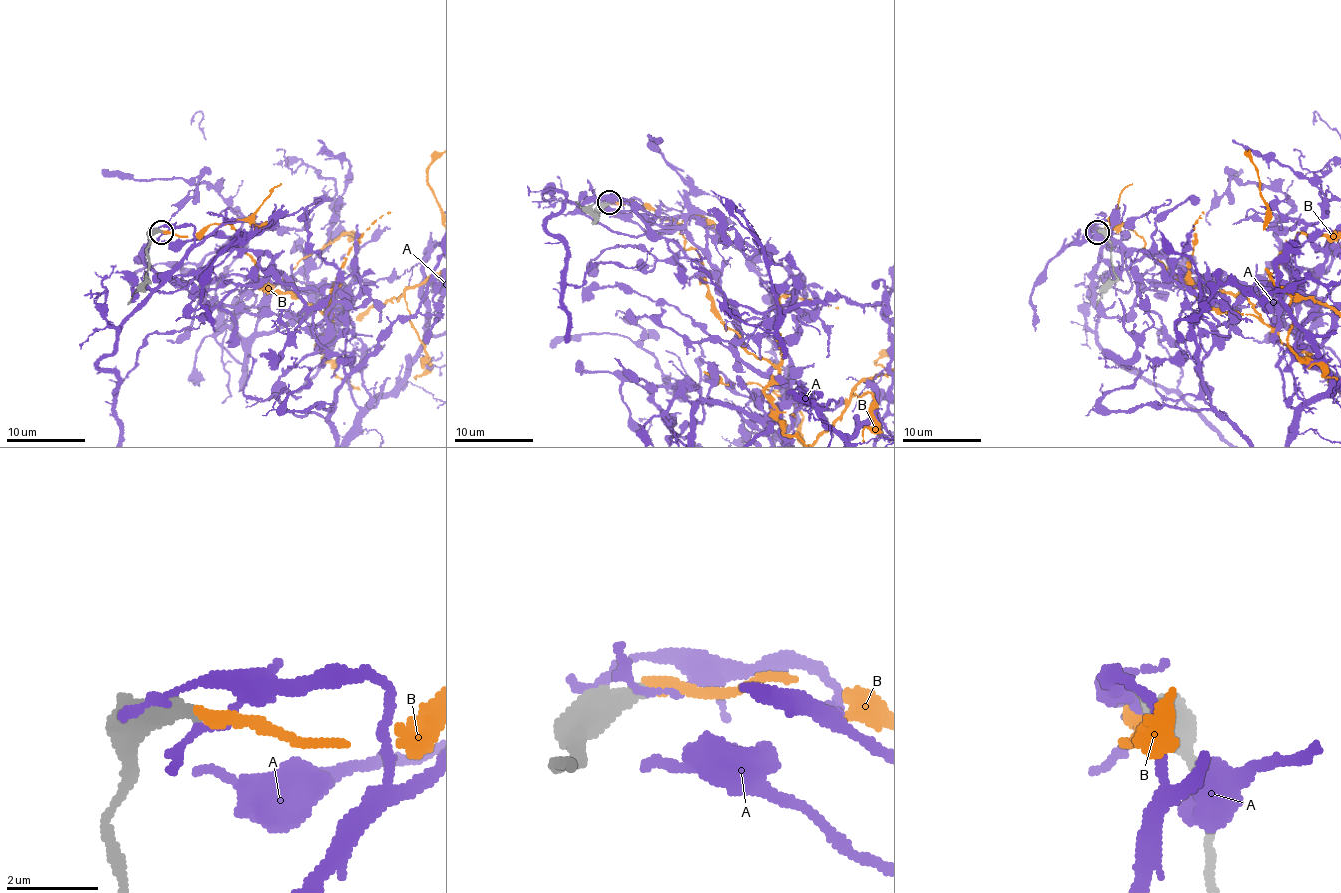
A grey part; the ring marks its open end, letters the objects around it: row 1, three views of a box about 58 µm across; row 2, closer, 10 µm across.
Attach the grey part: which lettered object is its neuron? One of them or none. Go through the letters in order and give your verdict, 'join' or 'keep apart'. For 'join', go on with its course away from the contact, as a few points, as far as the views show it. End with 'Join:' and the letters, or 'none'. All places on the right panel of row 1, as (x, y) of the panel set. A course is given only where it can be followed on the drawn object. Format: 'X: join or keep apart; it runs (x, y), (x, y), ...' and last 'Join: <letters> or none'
A: keep apart
B: join
Join: B

